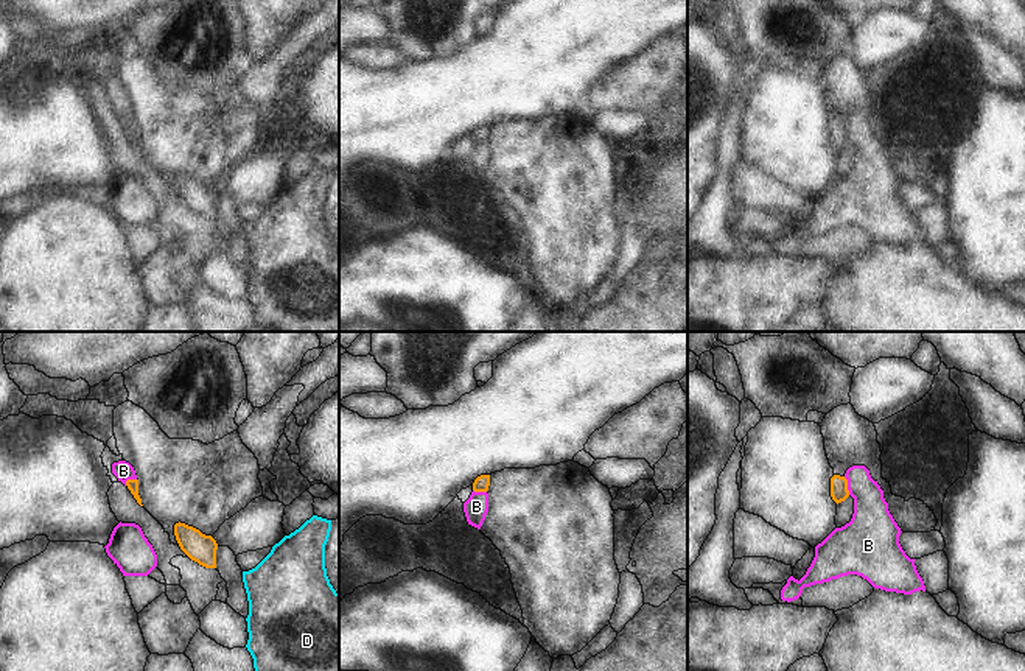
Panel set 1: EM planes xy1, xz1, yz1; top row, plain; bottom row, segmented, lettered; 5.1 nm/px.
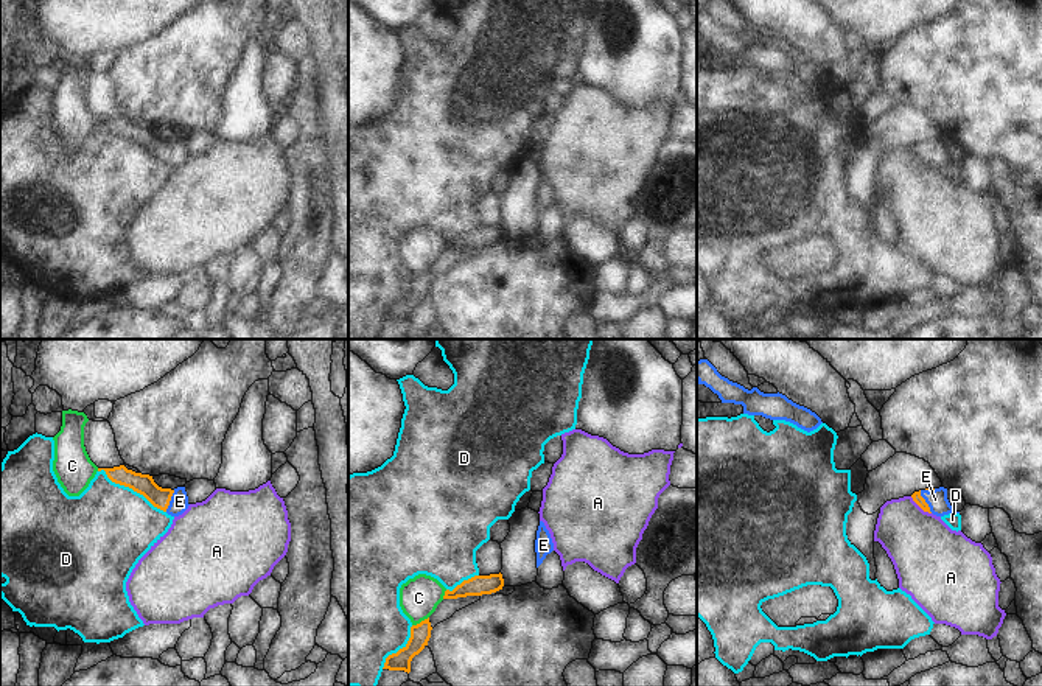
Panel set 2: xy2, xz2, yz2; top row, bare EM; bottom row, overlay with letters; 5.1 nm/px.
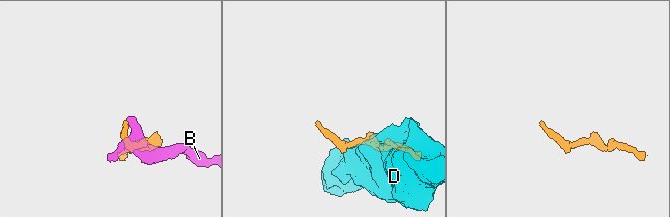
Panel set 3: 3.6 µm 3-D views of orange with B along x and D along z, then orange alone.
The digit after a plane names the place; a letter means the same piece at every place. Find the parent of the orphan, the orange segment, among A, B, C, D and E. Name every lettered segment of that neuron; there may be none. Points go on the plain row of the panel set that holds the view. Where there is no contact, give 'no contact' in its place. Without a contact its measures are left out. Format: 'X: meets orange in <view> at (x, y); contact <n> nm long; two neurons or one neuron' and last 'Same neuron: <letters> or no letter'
A: meets orange in yz2 at (921, 159); contact 140 nm long; two neurons
B: meets orange in yz1 at (846, 137); contact 100 nm long; two neurons
C: meets orange in xz2 at (422, 272); contact 100 nm long; two neurons
D: meets orange in xy2 at (131, 139); contact 420 nm long; two neurons
E: meets orange in yz2 at (924, 153); contact 140 nm long; one neuron
Same neuron: E

